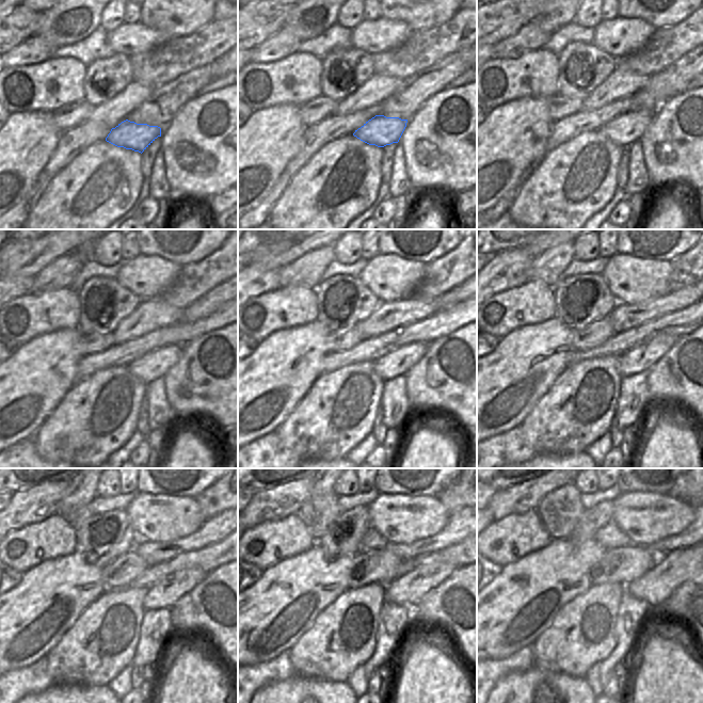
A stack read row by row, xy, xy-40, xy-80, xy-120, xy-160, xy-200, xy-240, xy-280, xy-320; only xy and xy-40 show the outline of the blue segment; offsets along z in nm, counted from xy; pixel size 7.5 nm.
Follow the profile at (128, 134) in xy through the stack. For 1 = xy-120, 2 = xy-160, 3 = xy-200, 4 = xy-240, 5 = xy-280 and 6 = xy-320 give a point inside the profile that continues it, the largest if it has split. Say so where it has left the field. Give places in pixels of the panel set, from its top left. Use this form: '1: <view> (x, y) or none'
1: xy-120 (153, 365)
2: xy-160 (396, 363)
3: xy-200 (642, 357)
4: xy-240 (164, 593)
5: xy-280 (408, 590)
6: xy-320 (655, 587)

